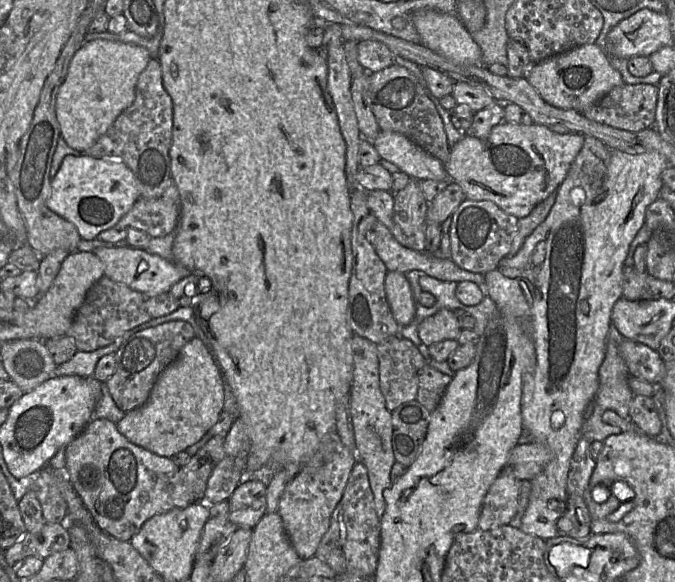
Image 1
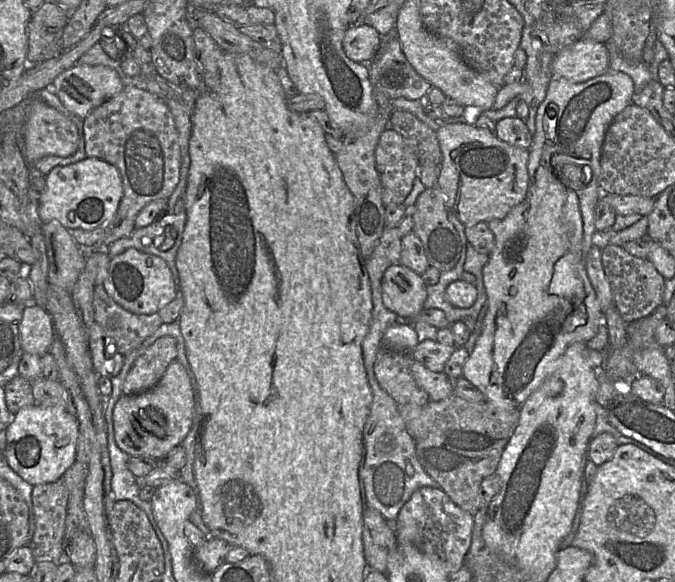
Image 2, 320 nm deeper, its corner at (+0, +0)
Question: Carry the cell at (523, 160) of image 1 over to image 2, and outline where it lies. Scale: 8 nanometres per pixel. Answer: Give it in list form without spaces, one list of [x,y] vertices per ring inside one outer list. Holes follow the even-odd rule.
[[[444,124],[436,131],[436,135],[442,152],[437,187],[445,197],[449,212],[465,226],[502,220],[525,199],[529,184],[529,150],[512,146],[497,138],[493,132],[470,124]]]

